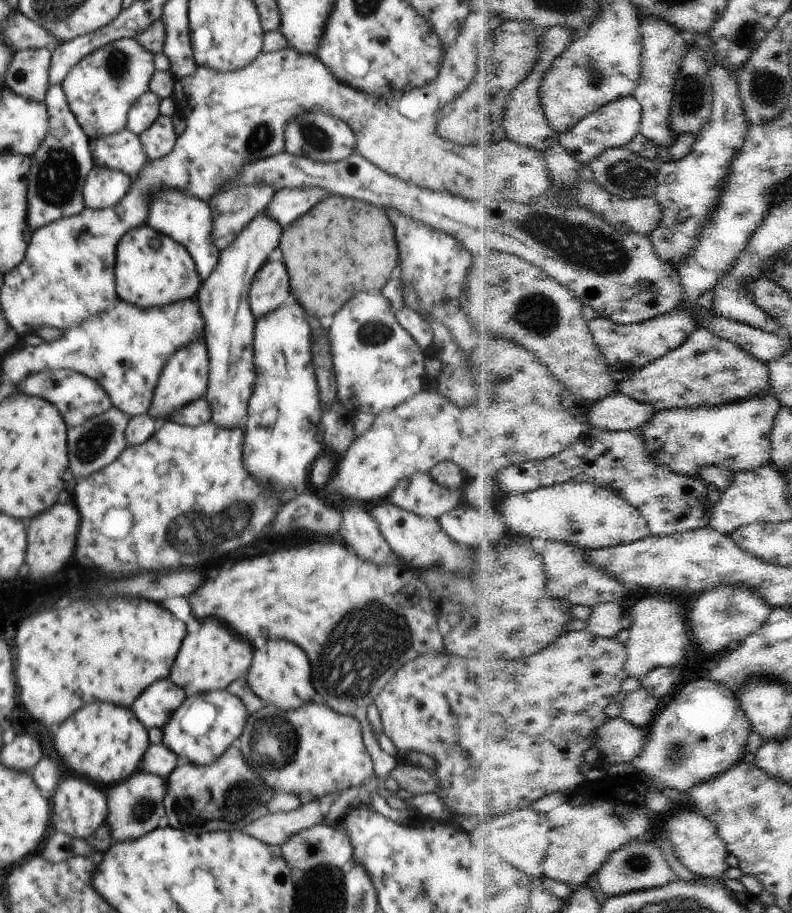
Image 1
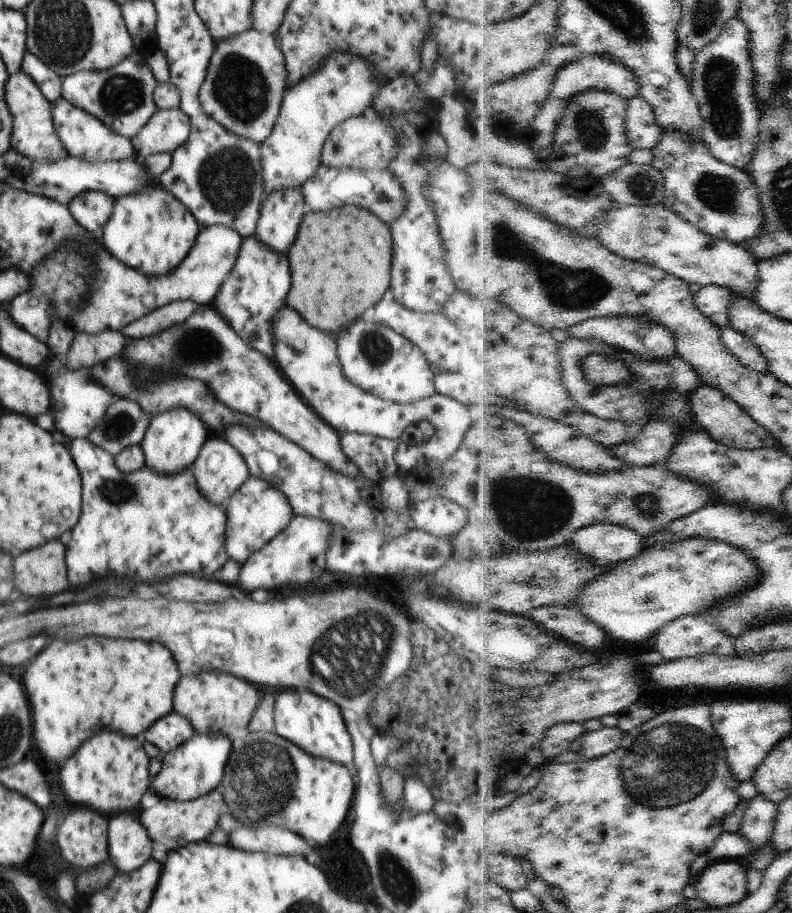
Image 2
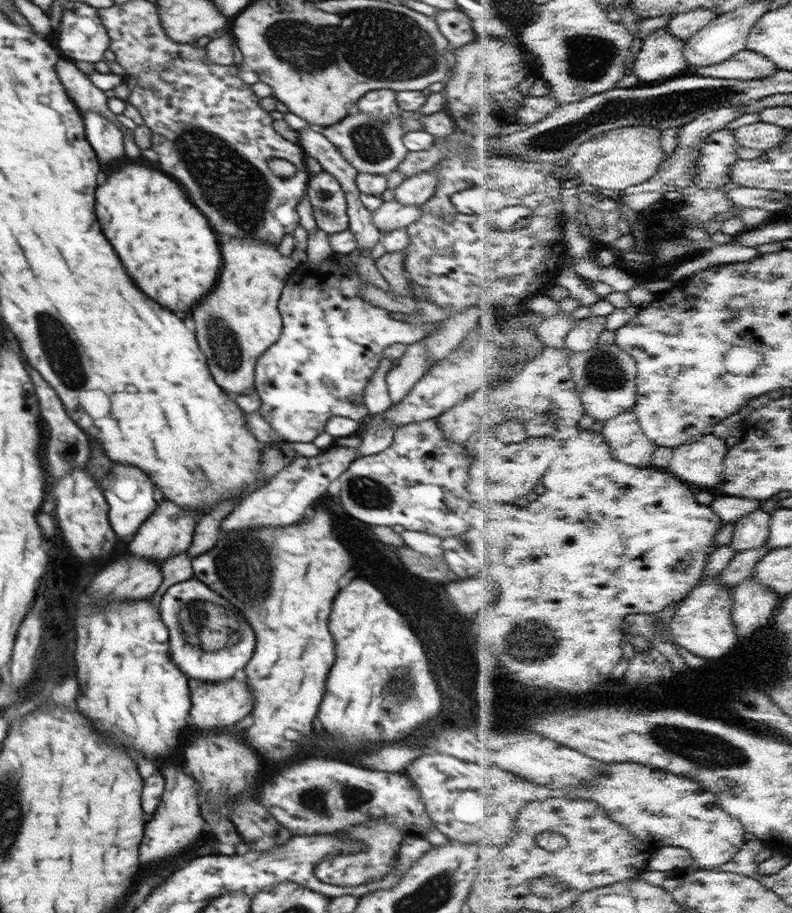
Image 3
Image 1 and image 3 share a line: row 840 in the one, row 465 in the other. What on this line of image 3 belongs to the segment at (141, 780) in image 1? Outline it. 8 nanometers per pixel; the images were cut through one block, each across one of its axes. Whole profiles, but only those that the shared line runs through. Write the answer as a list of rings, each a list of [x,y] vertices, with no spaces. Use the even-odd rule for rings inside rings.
[[[114,463],[107,479],[101,482],[101,488],[109,507],[109,523],[118,539],[126,538],[129,541],[140,525],[157,510],[158,502],[154,500],[154,490],[152,490],[154,486],[150,484],[150,478],[138,468]]]

